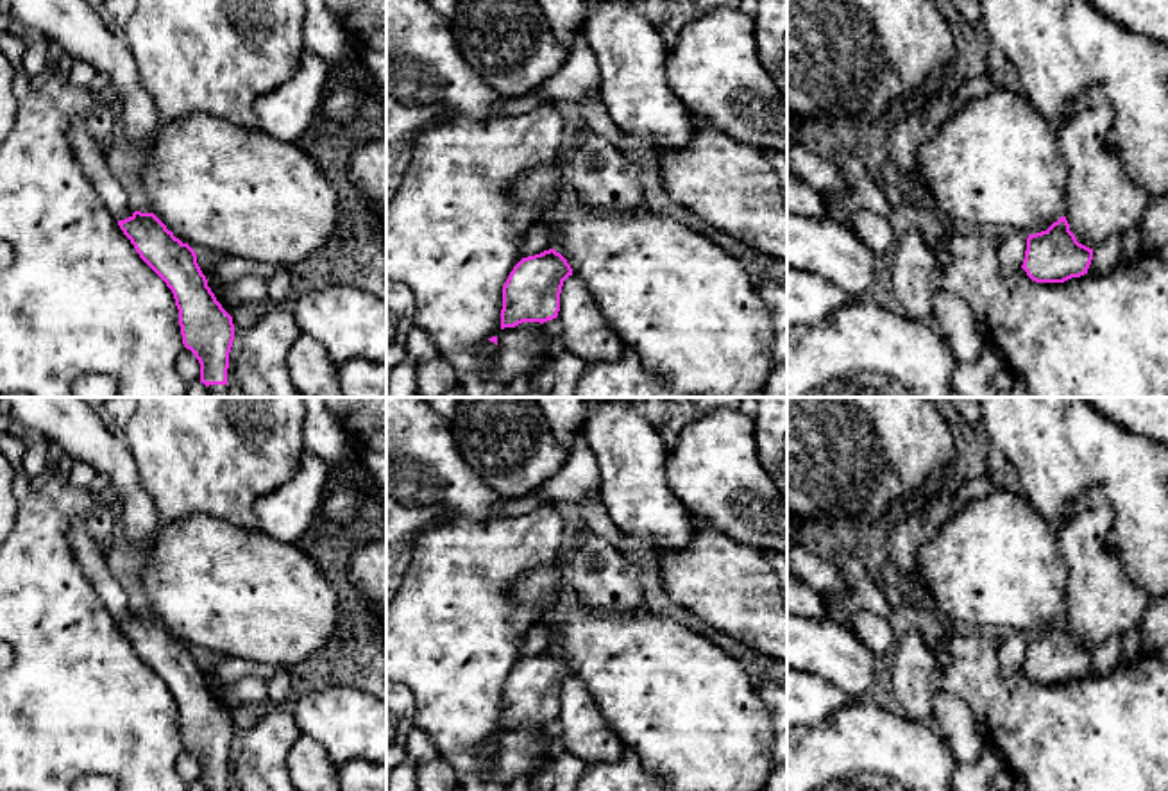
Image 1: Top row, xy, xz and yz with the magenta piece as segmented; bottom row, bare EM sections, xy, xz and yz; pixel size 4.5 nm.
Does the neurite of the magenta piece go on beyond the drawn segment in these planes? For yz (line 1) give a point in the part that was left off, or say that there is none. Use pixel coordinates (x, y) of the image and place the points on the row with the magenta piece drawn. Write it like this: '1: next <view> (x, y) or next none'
1: next none

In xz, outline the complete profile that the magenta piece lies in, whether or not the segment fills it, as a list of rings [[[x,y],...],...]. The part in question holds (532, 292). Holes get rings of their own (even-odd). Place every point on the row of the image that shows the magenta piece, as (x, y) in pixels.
[[[554,249],[522,258],[503,286],[501,329],[558,317],[563,281],[572,276]]]

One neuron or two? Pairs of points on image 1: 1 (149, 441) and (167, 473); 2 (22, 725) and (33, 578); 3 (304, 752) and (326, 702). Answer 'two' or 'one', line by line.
1: one
2: one
3: two

